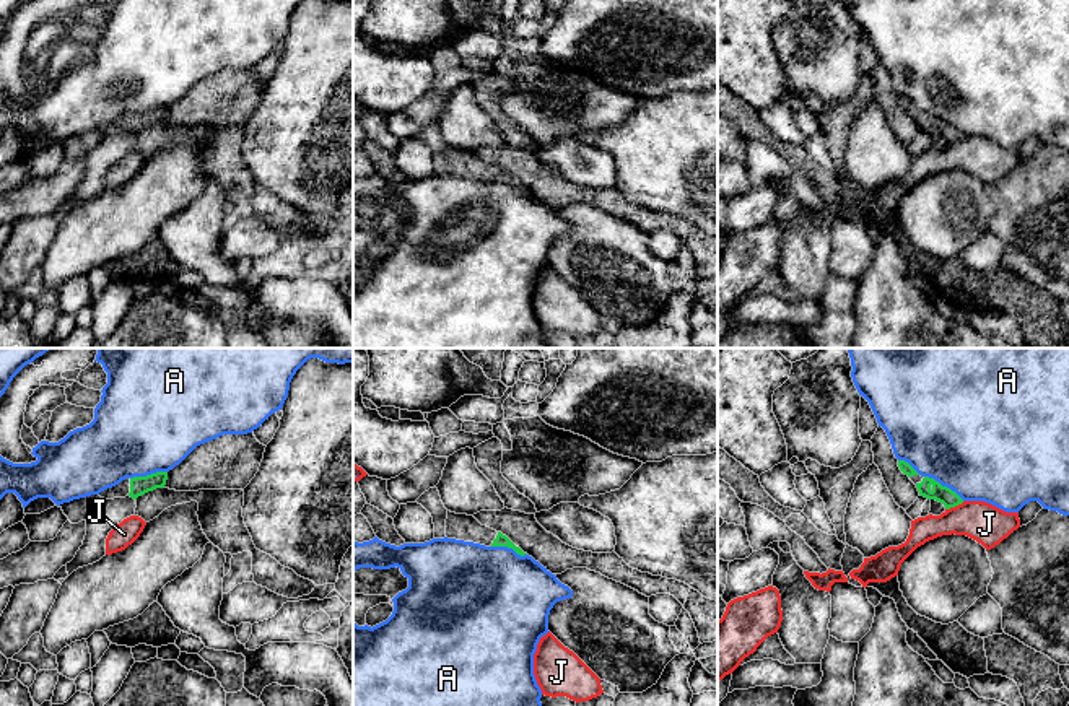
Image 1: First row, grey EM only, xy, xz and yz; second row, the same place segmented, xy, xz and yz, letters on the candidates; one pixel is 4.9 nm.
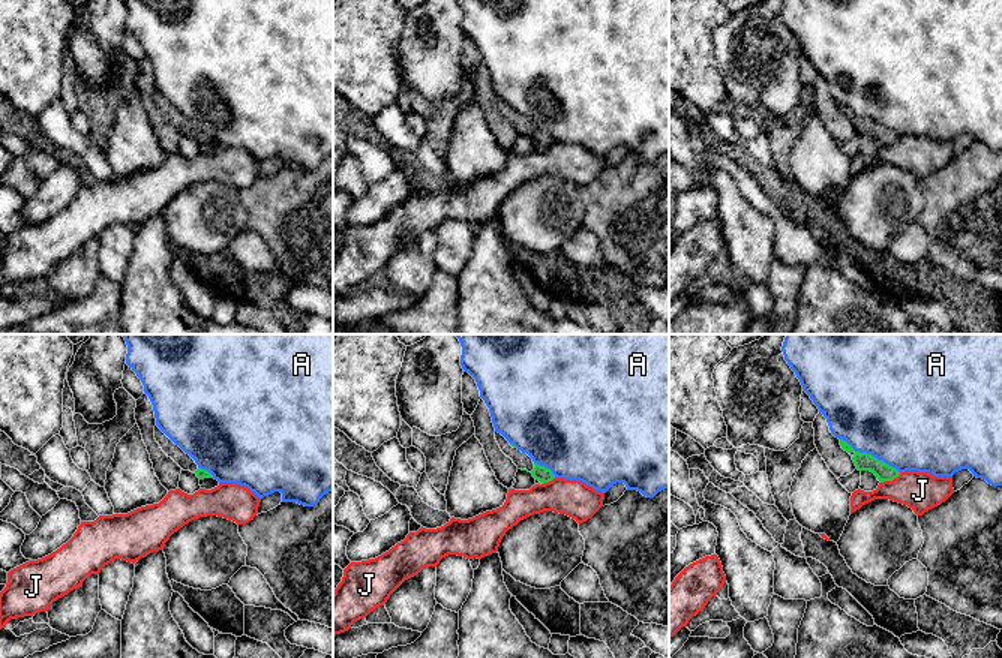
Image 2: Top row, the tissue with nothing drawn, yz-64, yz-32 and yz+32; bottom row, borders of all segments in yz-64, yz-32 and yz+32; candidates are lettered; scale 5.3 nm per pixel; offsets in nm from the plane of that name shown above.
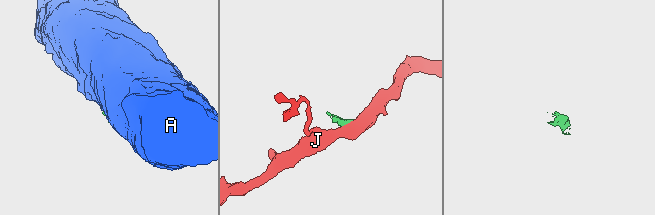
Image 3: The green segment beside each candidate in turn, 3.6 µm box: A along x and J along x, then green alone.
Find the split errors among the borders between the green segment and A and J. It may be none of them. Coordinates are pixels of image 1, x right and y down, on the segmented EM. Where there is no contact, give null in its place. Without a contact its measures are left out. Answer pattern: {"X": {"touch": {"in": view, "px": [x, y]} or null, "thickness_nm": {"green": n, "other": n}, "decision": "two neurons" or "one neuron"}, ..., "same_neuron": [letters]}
{"A": {"touch": {"in": "yz", "px": [944, 487]}, "thickness_nm": {"green": 90, "other": 480}, "decision": "two neurons"}, "J": {"touch": {"in": "yz", "px": [954, 506]}, "thickness_nm": {"green": 90, "other": 200}, "decision": "two neurons"}, "same_neuron": []}

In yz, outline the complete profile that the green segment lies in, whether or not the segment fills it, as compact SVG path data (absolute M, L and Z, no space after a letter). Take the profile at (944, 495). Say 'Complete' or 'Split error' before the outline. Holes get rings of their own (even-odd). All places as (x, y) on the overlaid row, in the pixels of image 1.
Split error. M898 460L898 467L916 485L921 496L942 503L945 509L955 508L963 503L963 499L955 491L942 486L934 478L921 477L908 462Z

